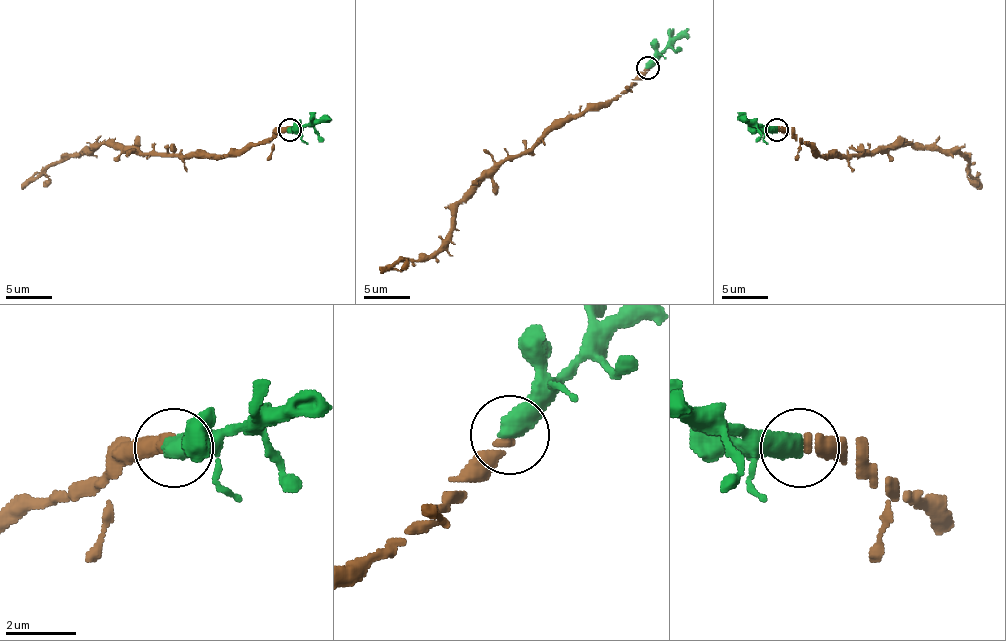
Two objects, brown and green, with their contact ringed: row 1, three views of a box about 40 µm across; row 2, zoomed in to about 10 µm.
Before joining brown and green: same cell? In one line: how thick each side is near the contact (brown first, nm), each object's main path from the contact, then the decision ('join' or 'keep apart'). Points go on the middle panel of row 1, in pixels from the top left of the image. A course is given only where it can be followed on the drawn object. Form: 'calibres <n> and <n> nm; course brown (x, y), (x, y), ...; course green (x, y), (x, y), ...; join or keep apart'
calibres 280 and 600 nm; course brown (647, 68), (627, 91), (590, 103), (530, 149), (507, 156), (461, 204), (452, 234), (433, 252), (380, 271); course green (647, 68), (689, 29); join

